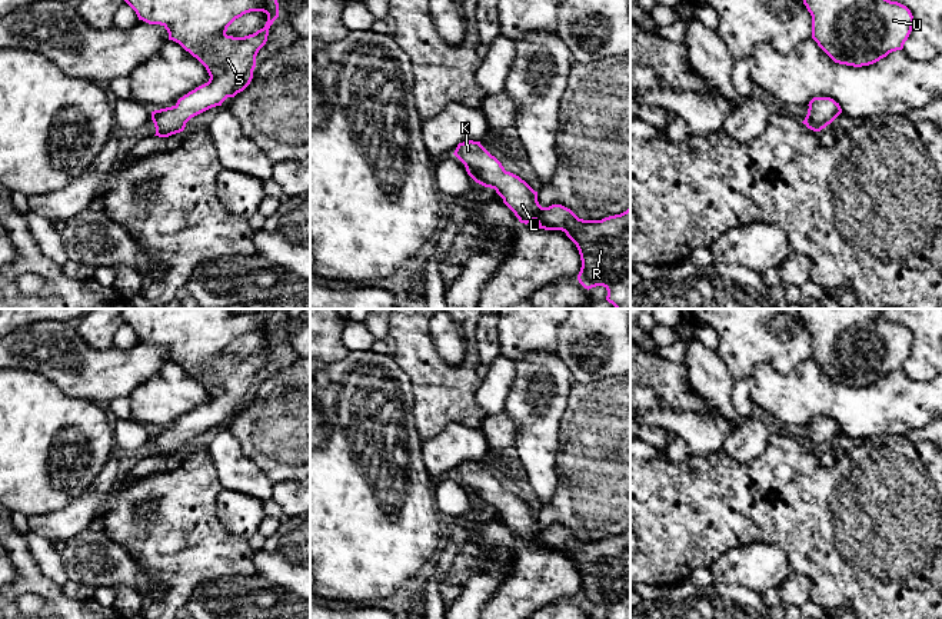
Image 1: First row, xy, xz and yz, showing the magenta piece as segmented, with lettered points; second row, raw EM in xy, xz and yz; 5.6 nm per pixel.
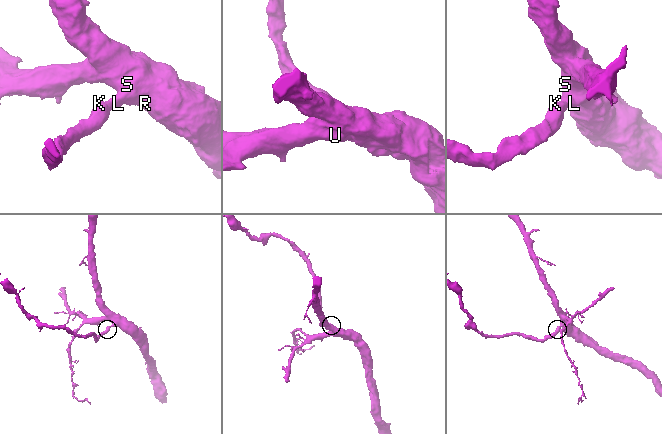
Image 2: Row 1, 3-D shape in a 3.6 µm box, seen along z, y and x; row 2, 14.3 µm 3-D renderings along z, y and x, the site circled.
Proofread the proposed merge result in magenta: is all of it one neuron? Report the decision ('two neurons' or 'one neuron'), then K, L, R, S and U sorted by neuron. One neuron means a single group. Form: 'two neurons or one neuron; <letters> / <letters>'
one neuron; K L R S U

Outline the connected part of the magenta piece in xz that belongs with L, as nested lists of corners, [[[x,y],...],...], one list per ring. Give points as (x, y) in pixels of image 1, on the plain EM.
[[[480,462],[459,463],[453,475],[465,485],[467,495],[476,503],[496,510],[520,543],[527,545],[536,540],[539,549],[566,553],[579,570],[582,588],[577,600],[585,609],[603,606],[608,610],[606,619],[630,619],[630,528],[620,535],[602,540],[583,540],[562,525],[542,528],[537,522],[537,512],[519,496],[506,492]]]

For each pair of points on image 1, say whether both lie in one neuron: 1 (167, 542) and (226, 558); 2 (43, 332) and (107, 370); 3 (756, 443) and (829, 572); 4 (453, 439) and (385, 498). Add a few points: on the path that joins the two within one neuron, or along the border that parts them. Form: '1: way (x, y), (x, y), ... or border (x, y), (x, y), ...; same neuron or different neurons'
1: way (182, 543), (212, 552); same neuron
2: way (59, 348), (82, 370), (92, 370); same neuron
3: border (771, 436), (766, 448), (755, 458), (729, 458); different neurons
4: border (422, 441), (422, 462), (435, 479); different neurons

